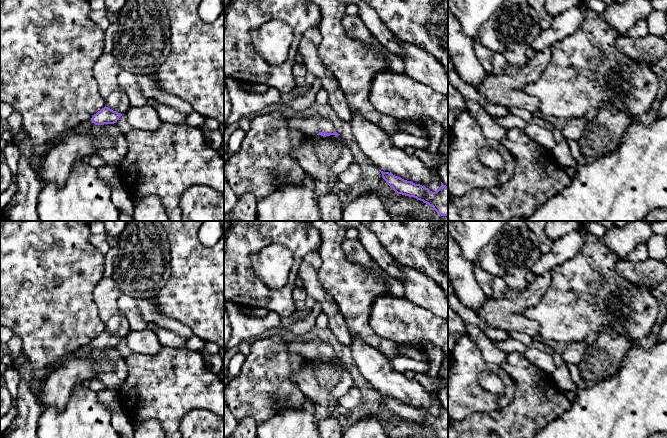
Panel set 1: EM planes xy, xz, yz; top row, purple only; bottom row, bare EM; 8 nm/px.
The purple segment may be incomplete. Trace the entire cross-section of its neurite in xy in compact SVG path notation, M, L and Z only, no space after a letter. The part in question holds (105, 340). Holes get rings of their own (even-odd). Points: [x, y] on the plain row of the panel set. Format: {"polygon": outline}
{"polygon": "M105 330L96 338L94 338L89 345L82 346L75 351L66 354L58 362L49 365L46 369L46 372L53 372L55 369L60 367L69 357L85 357L90 355L95 349L114 348L122 339L123 338L113 335Z"}

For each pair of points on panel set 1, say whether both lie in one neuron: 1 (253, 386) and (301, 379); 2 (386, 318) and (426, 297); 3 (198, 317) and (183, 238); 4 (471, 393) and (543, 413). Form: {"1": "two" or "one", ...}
{"1": "two", "2": "two", "3": "one", "4": "two"}

